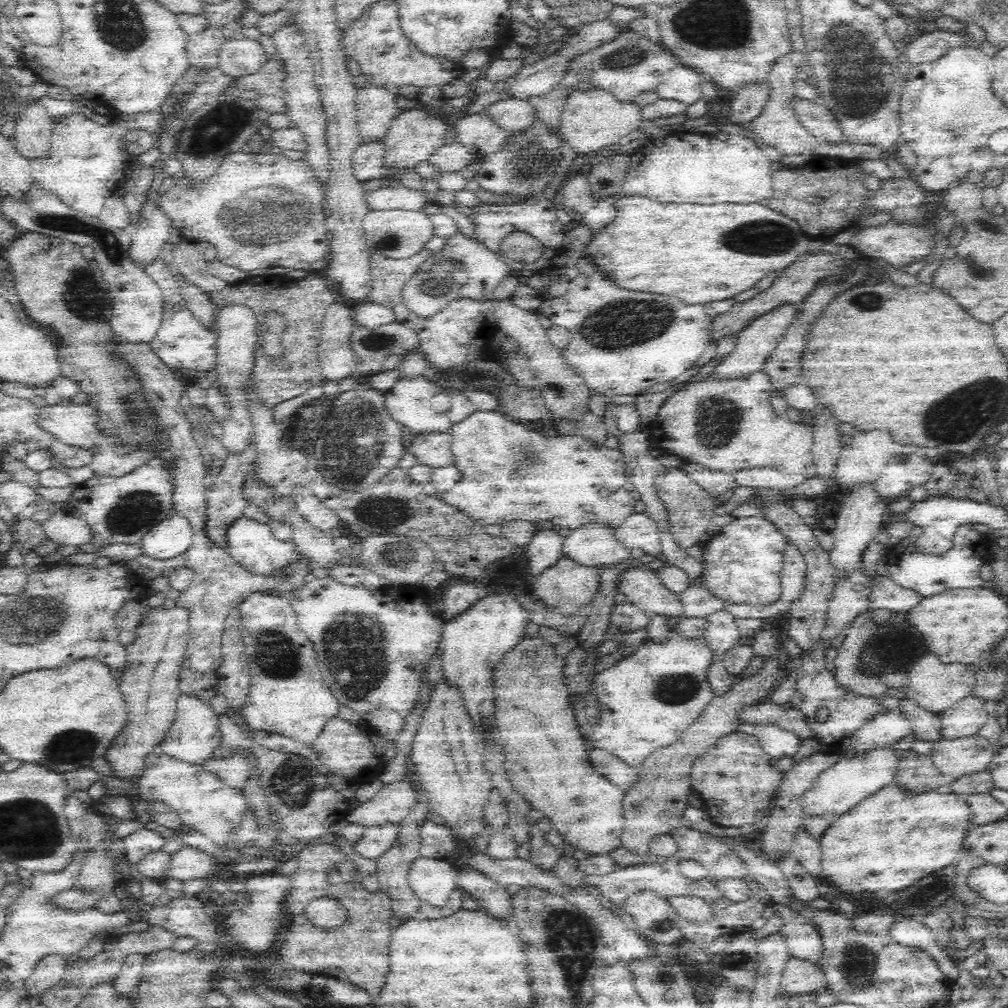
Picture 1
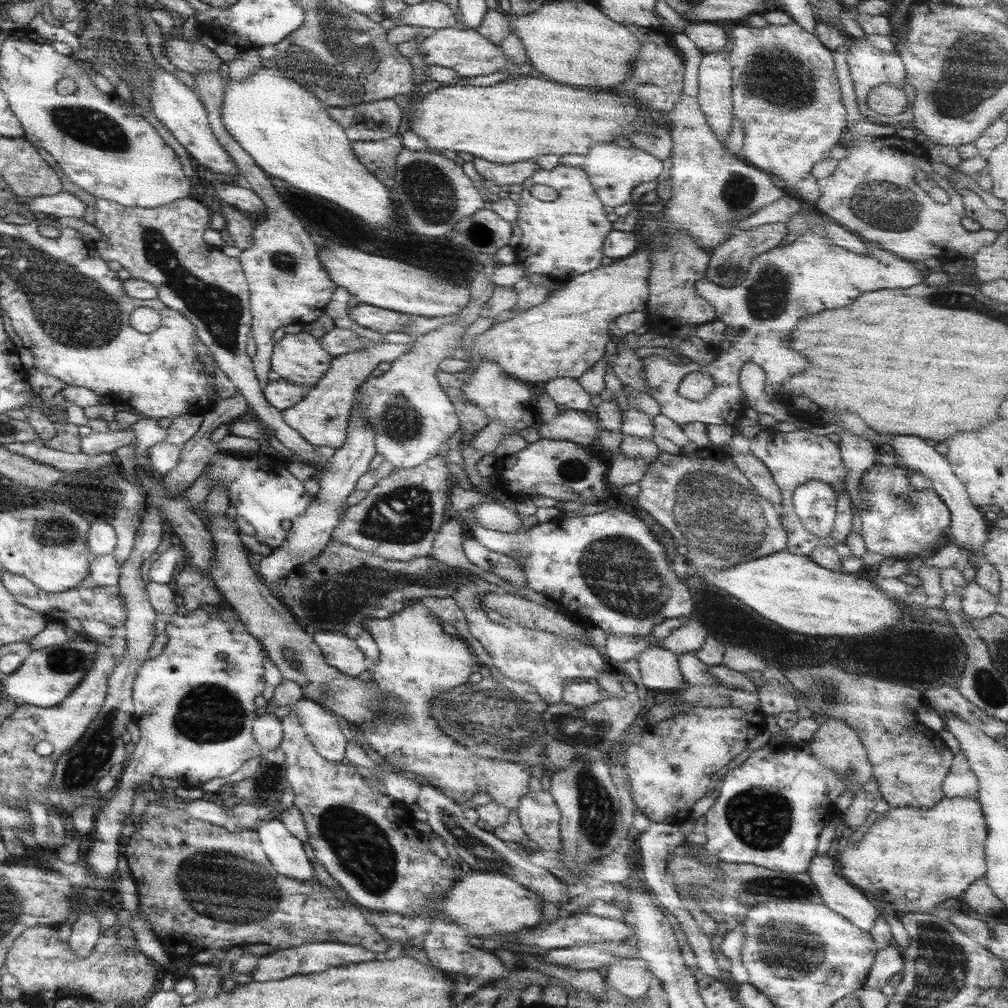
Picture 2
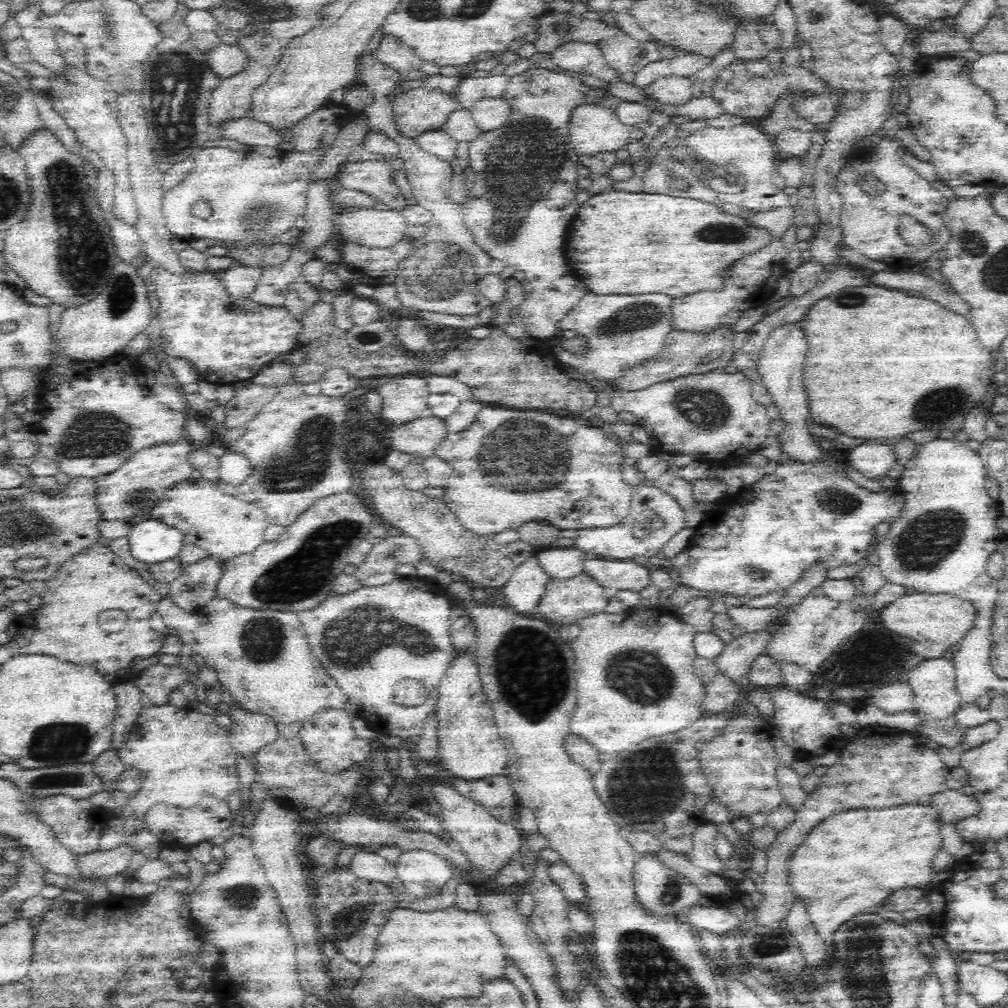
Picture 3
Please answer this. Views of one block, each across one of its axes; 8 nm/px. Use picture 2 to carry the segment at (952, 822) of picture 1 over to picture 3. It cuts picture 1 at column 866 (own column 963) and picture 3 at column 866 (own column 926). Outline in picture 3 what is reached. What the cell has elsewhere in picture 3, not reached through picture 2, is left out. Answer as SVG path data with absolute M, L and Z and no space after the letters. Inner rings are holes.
M910 803L878 809L850 809L833 814L817 824L810 836L792 854L788 880L796 899L806 905L810 922L818 939L829 948L834 933L853 916L881 910L887 898L900 888L922 888L930 891L932 860L943 848L940 811L926 803Z

